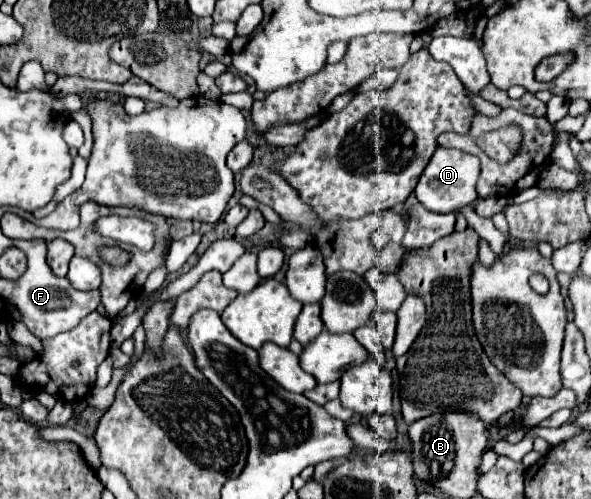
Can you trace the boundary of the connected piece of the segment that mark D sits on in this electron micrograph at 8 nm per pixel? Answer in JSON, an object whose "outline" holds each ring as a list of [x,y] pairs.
{"outline":[[[438,146],[432,160],[428,162],[428,166],[424,168],[418,186],[414,190],[416,198],[420,204],[424,204],[424,208],[428,208],[430,212],[438,212],[438,214],[448,214],[448,212],[458,212],[460,208],[472,204],[478,194],[476,194],[476,178],[480,172],[480,160],[468,152],[460,152],[456,148],[444,148]]]}

